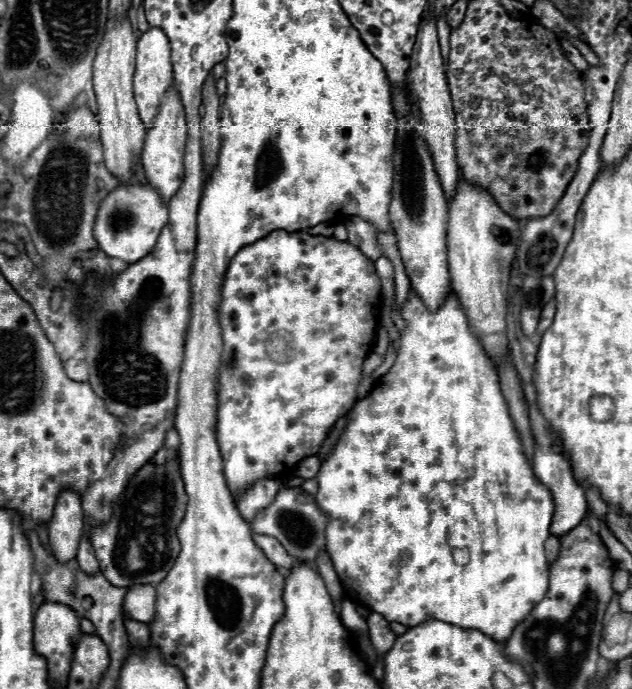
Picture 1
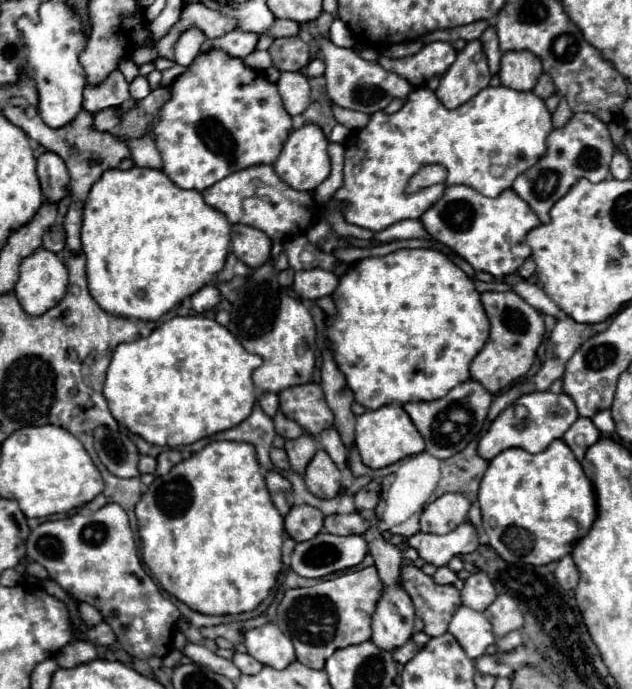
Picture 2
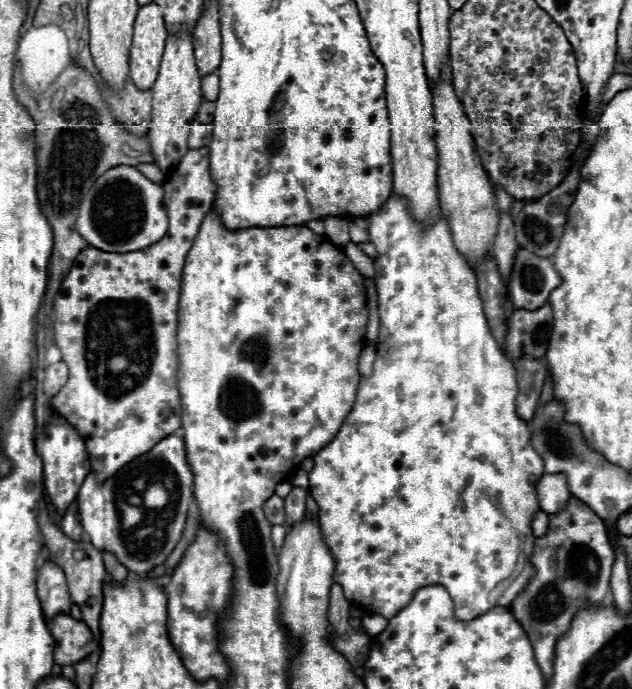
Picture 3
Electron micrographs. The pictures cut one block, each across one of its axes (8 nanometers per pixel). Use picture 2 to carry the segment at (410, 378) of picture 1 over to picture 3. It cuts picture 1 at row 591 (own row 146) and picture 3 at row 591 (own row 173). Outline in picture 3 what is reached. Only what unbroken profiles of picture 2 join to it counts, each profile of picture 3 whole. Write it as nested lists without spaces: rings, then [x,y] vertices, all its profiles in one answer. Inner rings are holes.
[[[390,196],[380,212],[368,216],[370,240],[376,246],[378,258],[374,260],[376,270],[376,290],[378,290],[378,314],[380,332],[376,340],[376,362],[372,374],[360,380],[356,402],[346,416],[340,432],[334,440],[324,446],[314,456],[314,470],[310,472],[310,494],[320,508],[320,528],[326,546],[336,562],[334,582],[344,588],[344,596],[360,610],[368,614],[380,614],[384,618],[394,618],[402,608],[406,608],[416,590],[426,586],[444,586],[454,602],[454,618],[470,622],[490,608],[504,606],[510,608],[520,592],[526,590],[534,578],[534,566],[530,556],[534,552],[536,536],[532,534],[532,520],[540,512],[536,482],[544,474],[544,462],[532,448],[532,432],[528,422],[516,414],[516,370],[512,360],[500,350],[494,336],[490,334],[488,322],[482,312],[482,300],[478,296],[476,274],[466,264],[464,256],[454,248],[446,218],[438,218],[434,226],[422,228],[408,216],[408,206],[404,198]]]

